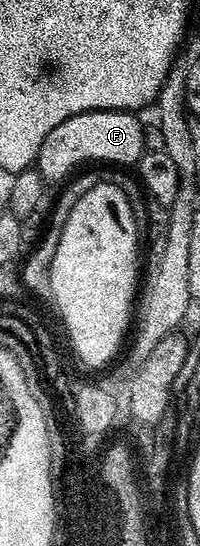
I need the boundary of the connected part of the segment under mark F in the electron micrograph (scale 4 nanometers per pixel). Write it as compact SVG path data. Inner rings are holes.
M88 111L67 117L63 125L55 125L43 141L37 154L35 168L46 184L61 185L74 174L76 167L85 162L105 165L136 164L145 154L145 131L138 116L132 111ZM73 171L73 172L72 172Z

